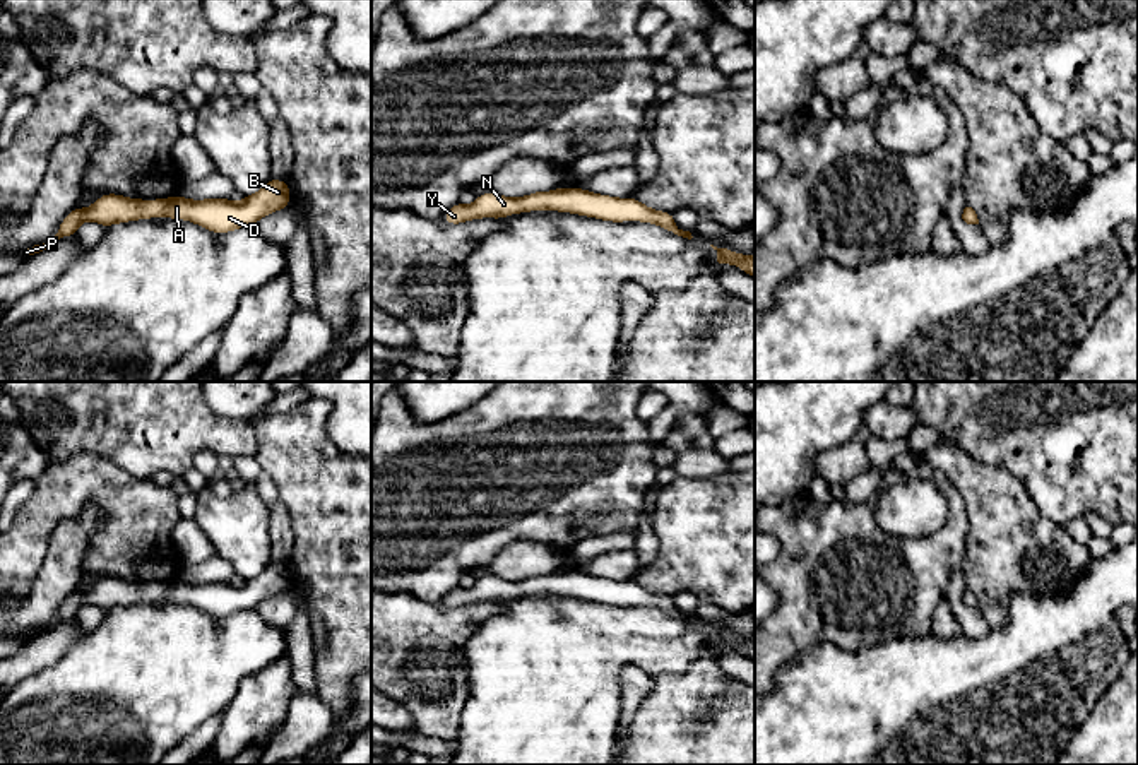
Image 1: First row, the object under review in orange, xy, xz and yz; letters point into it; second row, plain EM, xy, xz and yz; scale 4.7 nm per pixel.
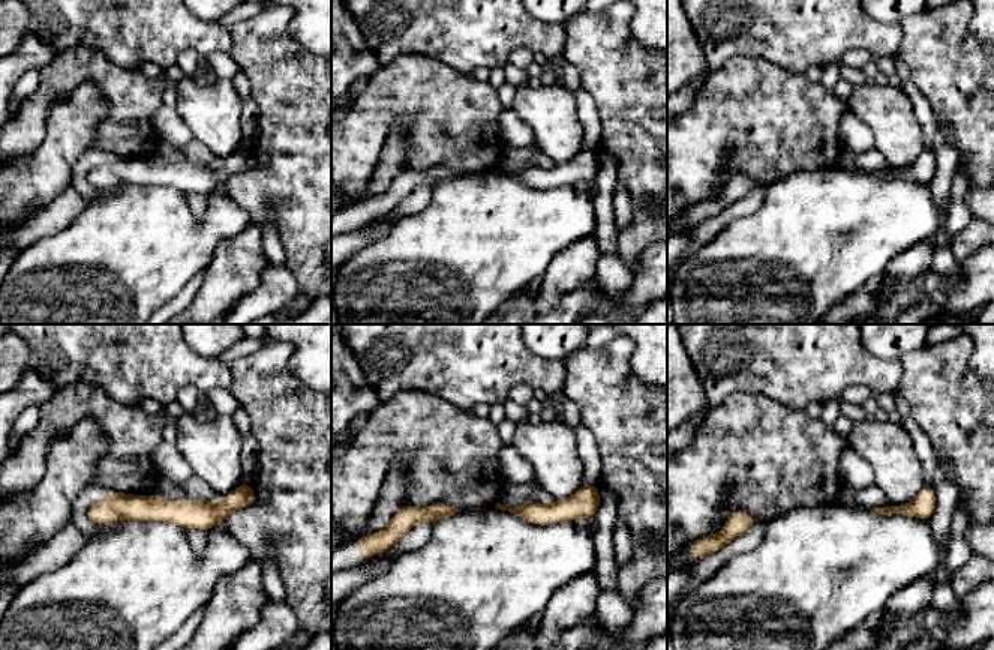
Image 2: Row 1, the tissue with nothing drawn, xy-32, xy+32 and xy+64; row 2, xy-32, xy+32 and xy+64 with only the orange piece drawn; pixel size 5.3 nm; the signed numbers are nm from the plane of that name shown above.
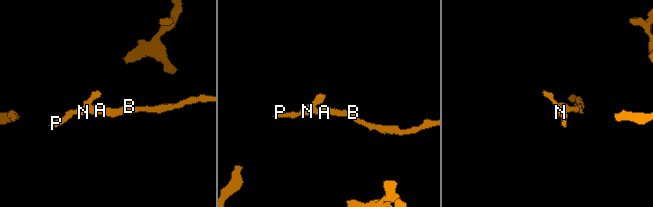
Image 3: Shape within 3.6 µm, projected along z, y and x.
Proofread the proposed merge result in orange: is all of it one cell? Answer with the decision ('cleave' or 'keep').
keep

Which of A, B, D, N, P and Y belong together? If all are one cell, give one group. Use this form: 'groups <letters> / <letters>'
groups A B D N P Y

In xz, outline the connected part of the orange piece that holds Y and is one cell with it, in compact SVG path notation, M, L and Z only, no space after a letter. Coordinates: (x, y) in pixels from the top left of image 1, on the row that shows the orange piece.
M556 188L553 192L536 192L525 197L510 199L498 193L477 195L472 205L457 202L443 219L448 224L459 224L479 217L501 219L517 212L529 211L561 211L604 221L643 221L654 222L669 233L691 240L690 231L676 226L671 212L654 211L640 204L635 197L614 199L609 195L592 193L582 188Z

